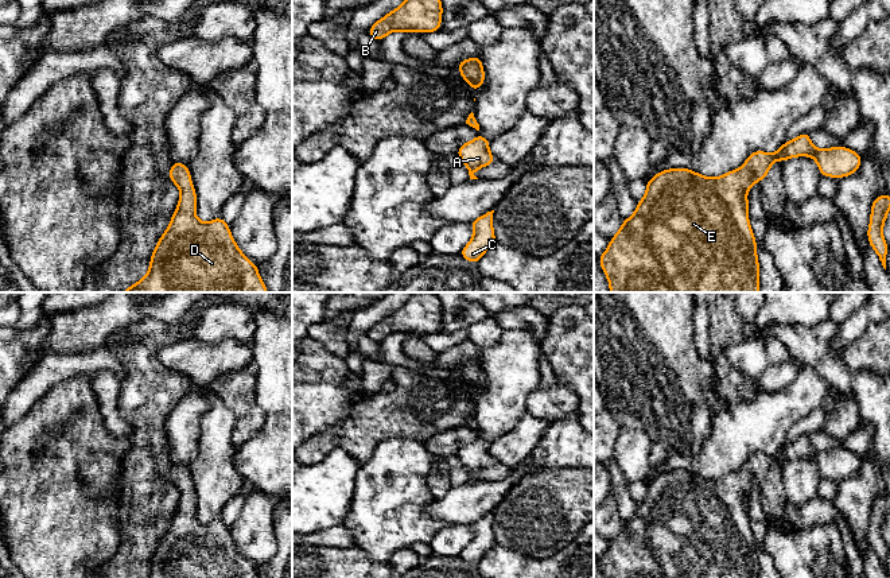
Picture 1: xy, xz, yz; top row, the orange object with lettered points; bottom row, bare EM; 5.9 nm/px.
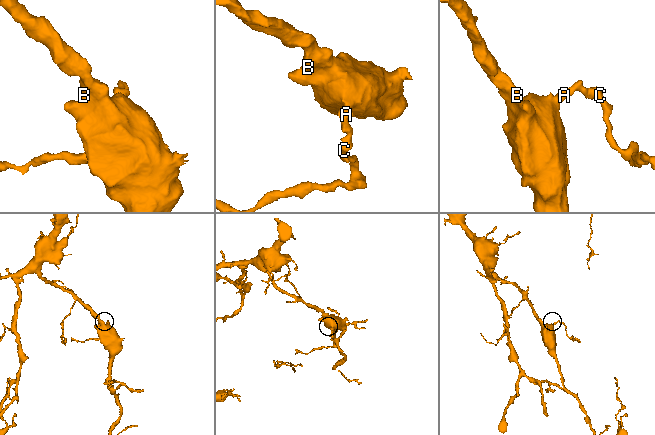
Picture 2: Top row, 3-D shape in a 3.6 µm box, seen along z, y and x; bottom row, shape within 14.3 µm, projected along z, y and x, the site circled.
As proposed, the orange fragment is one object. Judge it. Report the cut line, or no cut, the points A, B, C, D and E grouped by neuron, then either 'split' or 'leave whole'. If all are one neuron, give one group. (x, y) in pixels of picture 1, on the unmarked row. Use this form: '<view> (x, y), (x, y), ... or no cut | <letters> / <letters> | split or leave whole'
no cut | A B C D E | leave whole

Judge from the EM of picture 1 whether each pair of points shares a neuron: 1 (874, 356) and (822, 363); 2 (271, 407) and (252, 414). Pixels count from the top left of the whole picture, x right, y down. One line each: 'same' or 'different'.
1: different
2: different

